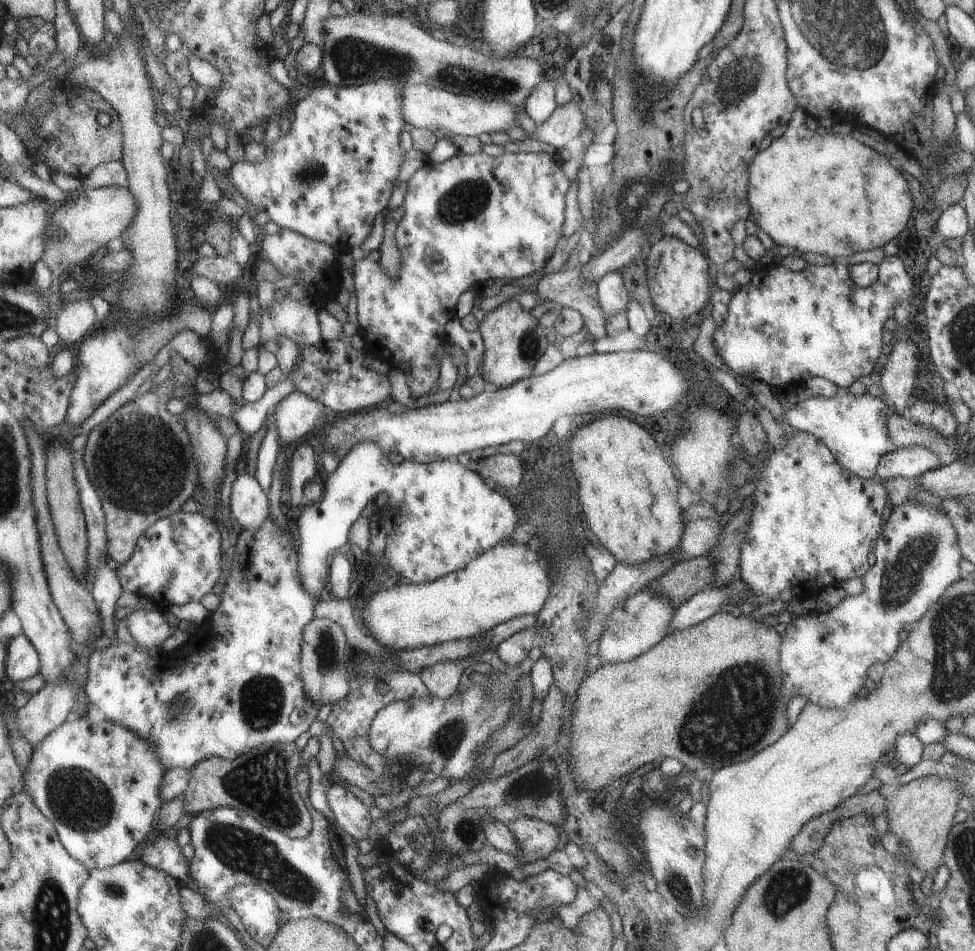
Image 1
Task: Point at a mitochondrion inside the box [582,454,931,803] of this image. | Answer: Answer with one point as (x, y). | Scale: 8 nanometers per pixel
(733, 714)

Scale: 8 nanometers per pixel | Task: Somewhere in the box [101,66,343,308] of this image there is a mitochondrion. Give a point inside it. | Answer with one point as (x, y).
(305, 177)

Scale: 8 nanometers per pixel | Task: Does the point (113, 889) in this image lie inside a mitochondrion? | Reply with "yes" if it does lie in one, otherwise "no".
yes

